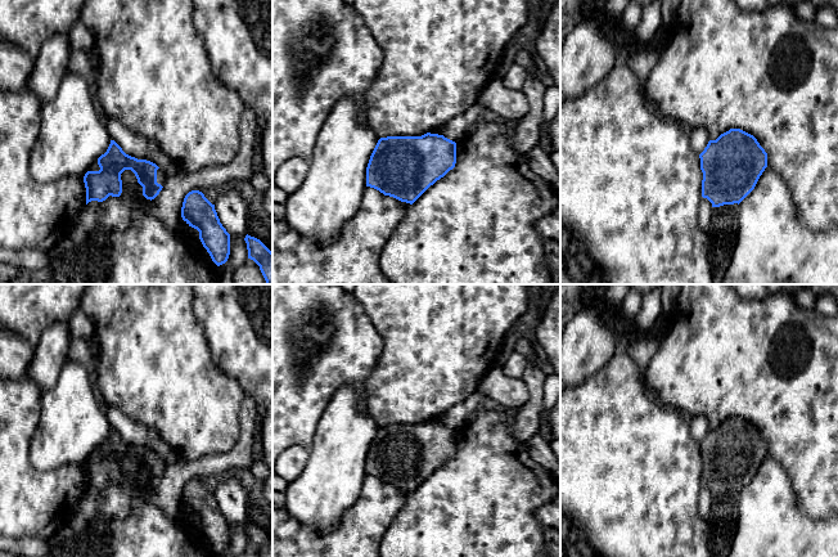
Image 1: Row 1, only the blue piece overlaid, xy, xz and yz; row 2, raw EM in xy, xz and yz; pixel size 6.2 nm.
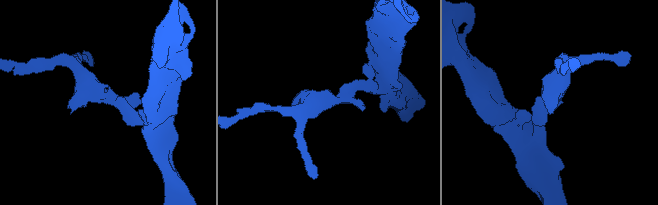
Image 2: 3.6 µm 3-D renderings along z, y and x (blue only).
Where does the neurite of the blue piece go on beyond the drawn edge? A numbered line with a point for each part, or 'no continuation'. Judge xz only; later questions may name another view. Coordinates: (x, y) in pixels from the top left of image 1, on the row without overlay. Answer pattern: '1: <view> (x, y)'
no continuation

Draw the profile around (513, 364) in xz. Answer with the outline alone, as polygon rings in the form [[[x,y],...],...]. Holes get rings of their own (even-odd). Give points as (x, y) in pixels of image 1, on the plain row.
[[[509,349],[499,364],[506,377],[522,378],[528,361],[522,354]]]

